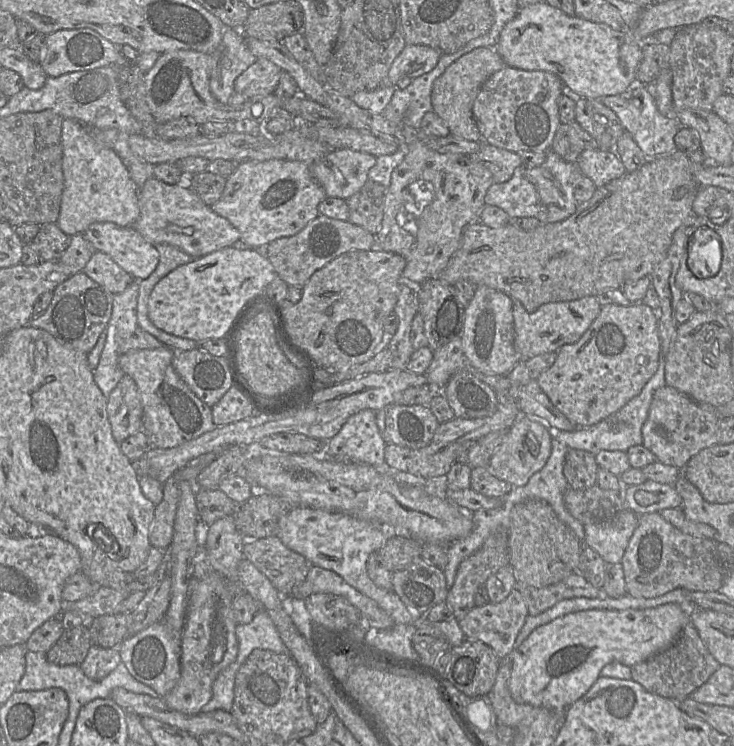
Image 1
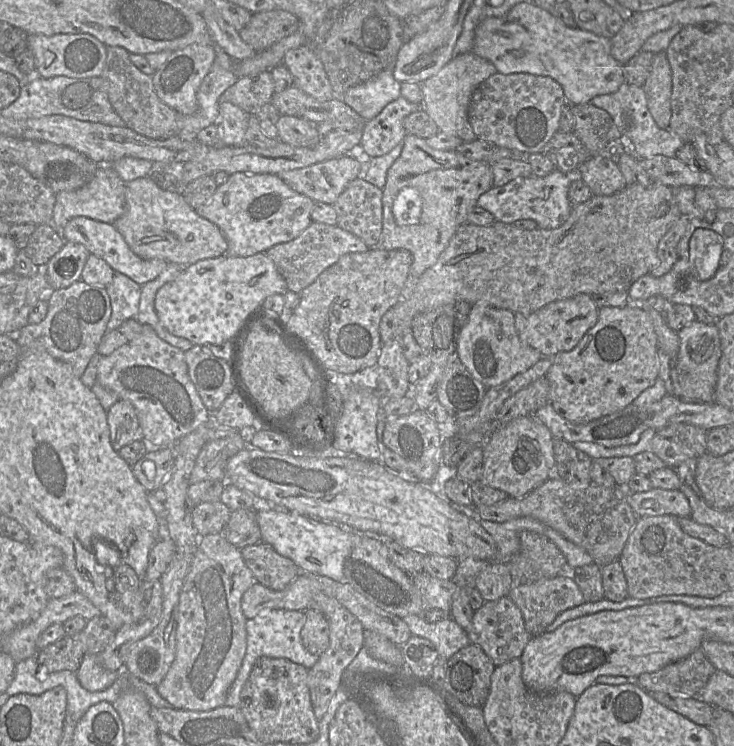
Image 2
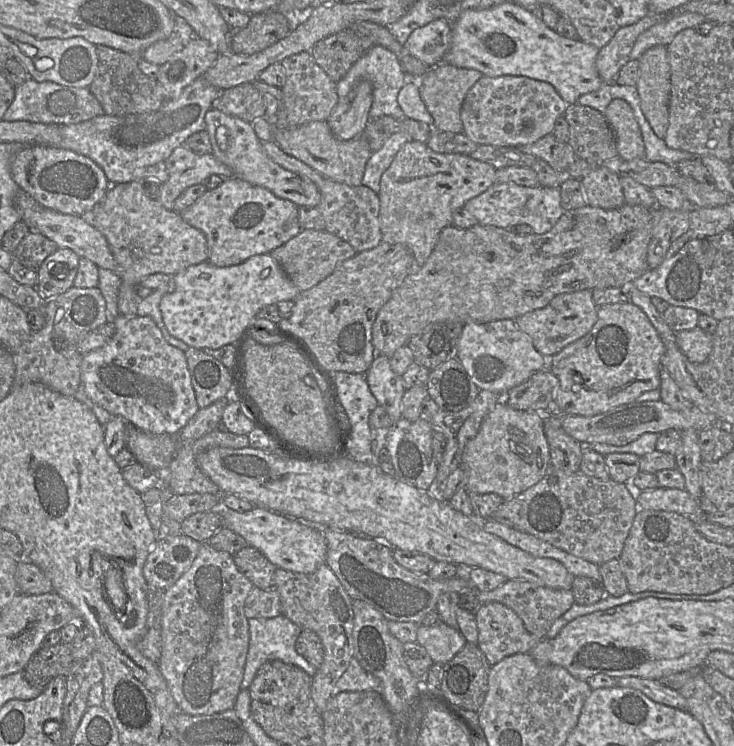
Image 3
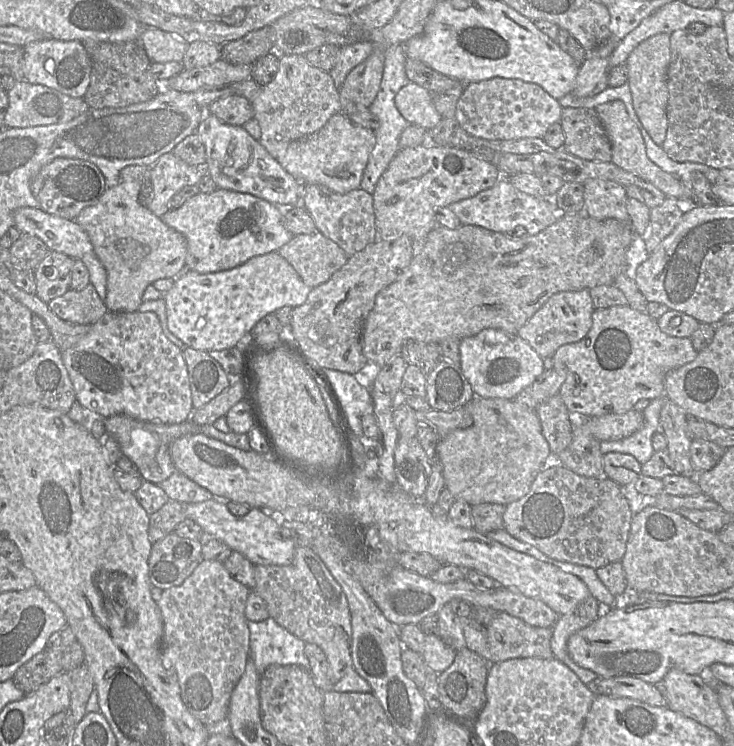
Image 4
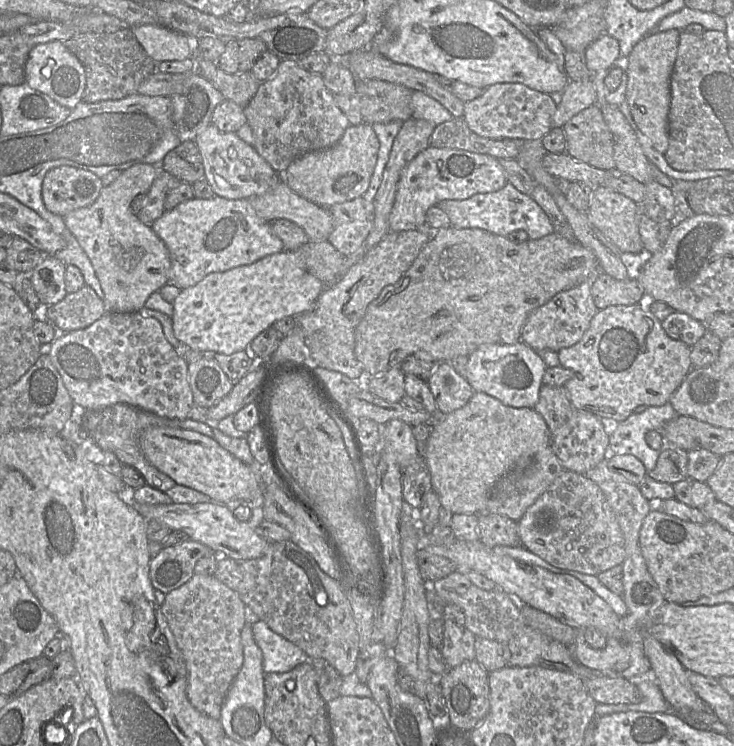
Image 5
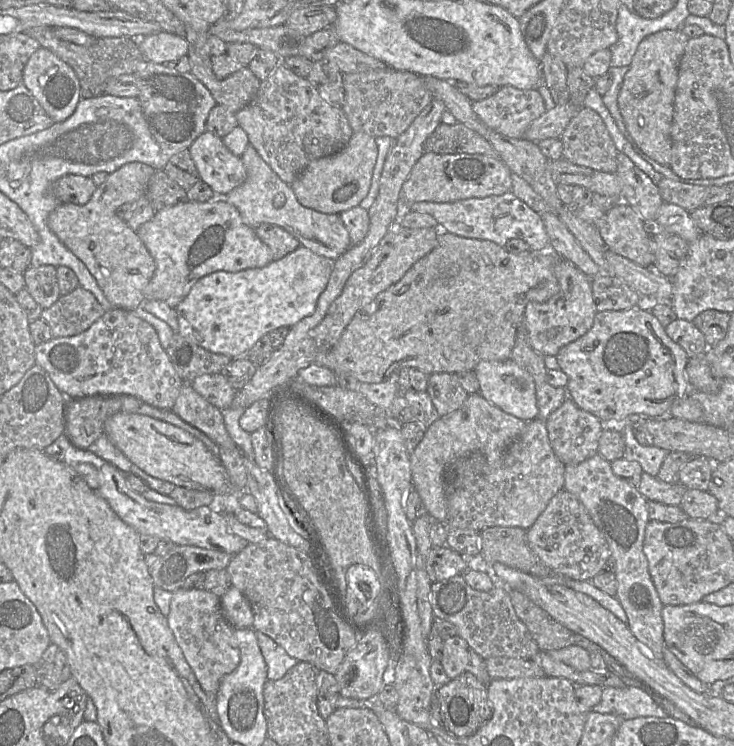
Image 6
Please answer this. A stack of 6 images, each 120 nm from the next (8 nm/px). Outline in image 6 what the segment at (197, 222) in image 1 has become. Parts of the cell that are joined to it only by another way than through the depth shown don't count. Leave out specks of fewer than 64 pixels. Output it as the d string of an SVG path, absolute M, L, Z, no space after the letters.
M127 163L110 173L85 205L60 203L47 219L50 230L85 264L113 308L133 311L142 305L144 289L155 272L155 261L137 232L117 215L122 205L134 204L145 195L154 172L145 163Z

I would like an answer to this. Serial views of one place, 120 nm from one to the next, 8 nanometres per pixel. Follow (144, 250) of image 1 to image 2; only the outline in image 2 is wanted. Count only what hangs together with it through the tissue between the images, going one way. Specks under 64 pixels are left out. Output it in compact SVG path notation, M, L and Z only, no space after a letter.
M77 216L70 219L60 232L65 241L82 244L90 254L106 261L115 272L128 276L141 286L158 277L168 265L163 259L144 259L136 255L113 224Z

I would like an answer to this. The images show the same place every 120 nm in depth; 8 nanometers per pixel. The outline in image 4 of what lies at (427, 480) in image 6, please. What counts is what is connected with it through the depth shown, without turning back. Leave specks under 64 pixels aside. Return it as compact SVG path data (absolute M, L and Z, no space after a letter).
M474 397L466 406L473 424L440 438L437 459L443 467L445 487L455 499L471 506L482 503L507 505L525 496L536 475L553 462L536 410L504 398Z

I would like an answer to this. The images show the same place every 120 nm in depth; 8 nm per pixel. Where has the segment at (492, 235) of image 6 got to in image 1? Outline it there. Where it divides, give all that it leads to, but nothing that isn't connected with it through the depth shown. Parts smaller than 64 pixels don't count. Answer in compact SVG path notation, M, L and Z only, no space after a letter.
M551 150L546 153L546 160L542 165L535 168L528 168L522 165L515 169L513 176L508 181L503 183L494 182L487 190L484 198L485 204L503 209L512 220L533 217L539 220L541 224L548 224L560 222L570 217L577 209L574 190L584 175L577 162L567 162Z

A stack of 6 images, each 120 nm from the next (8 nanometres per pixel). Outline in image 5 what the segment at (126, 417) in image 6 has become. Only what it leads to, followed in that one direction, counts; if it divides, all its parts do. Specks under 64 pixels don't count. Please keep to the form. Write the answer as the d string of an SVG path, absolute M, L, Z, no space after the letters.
M149 427L141 433L139 445L146 460L178 485L201 492L217 502L243 499L251 502L251 509L263 504L259 473L222 448L214 438L192 430Z

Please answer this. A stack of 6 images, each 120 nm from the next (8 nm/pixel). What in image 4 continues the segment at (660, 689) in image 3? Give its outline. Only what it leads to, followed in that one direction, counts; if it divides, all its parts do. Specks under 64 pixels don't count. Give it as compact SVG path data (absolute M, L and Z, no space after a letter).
M633 677L603 678L599 684L599 693L615 698L631 698L650 706L666 706L661 691L653 684Z

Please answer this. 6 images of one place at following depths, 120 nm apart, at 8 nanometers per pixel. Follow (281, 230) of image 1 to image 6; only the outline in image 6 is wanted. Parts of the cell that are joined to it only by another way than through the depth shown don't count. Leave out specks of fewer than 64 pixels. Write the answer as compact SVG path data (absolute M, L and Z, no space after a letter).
M224 198L208 202L187 201L157 211L151 220L136 231L155 261L155 272L144 289L145 300L163 300L169 297L184 298L192 286L202 277L216 271L239 272L261 268L273 261L271 249L255 233L255 228L246 225L235 206Z

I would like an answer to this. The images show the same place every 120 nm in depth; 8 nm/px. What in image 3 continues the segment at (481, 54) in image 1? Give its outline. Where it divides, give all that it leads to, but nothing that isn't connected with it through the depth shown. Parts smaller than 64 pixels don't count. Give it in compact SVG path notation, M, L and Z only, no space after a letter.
M442 62L419 78L420 96L428 112L433 118L433 128L436 131L463 132L461 107L470 88L483 76L475 69L460 68Z

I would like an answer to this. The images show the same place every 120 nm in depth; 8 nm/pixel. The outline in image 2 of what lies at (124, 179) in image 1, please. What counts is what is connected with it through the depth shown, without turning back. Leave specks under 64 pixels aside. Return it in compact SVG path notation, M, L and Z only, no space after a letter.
M110 164L99 165L93 177L81 188L74 191L61 191L56 194L52 224L61 231L66 223L77 216L83 216L103 223L113 224L126 210L126 183Z

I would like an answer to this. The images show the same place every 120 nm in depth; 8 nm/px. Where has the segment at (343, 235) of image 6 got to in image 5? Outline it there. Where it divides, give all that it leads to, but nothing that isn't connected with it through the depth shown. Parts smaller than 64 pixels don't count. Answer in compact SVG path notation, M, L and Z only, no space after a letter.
M283 180L266 193L249 198L249 202L264 221L290 220L304 230L311 242L327 241L333 231L328 208L299 196Z

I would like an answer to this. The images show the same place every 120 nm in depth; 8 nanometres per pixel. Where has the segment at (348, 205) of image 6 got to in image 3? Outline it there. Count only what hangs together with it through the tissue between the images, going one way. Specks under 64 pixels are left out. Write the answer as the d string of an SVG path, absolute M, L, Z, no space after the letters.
M326 120L310 121L292 128L273 128L273 139L288 155L302 161L325 177L348 186L362 184L366 163L372 151L364 131L350 140L338 139L330 130Z

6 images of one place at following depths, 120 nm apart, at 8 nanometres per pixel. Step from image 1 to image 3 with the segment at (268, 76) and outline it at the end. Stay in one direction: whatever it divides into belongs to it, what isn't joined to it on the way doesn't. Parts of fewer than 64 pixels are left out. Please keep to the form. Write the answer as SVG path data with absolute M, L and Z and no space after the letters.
M253 83L223 90L212 102L212 108L247 122L265 116L263 97Z

